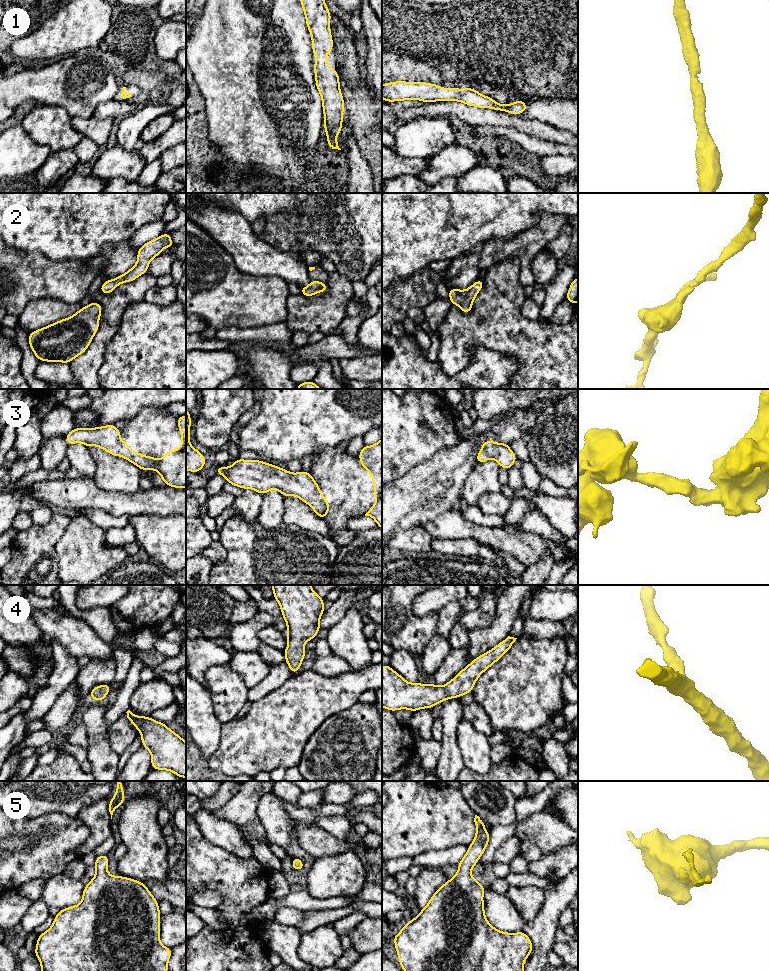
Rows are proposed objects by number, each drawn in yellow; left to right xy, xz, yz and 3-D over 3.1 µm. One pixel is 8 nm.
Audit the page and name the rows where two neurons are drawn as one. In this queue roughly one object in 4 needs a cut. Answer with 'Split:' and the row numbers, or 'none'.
Split: none

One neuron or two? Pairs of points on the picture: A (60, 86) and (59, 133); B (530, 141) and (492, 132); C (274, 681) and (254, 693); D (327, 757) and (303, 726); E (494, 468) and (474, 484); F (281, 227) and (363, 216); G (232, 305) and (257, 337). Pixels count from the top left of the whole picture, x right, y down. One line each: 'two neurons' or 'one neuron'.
A: two neurons
B: one neuron
C: one neuron
D: two neurons
E: one neuron
F: one neuron
G: two neurons

